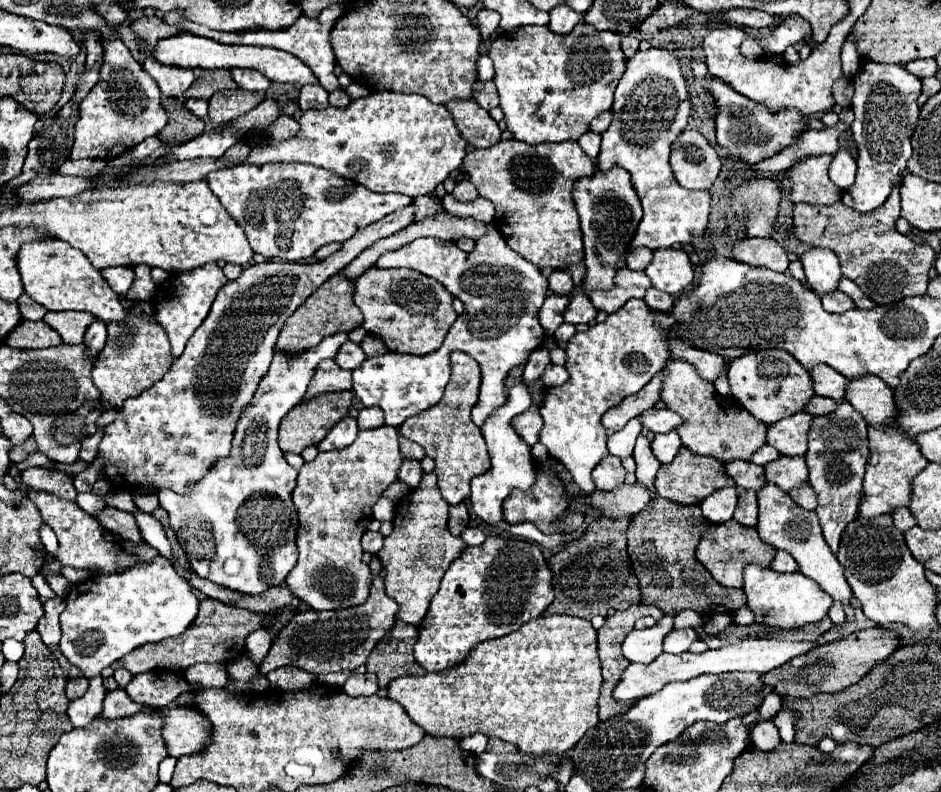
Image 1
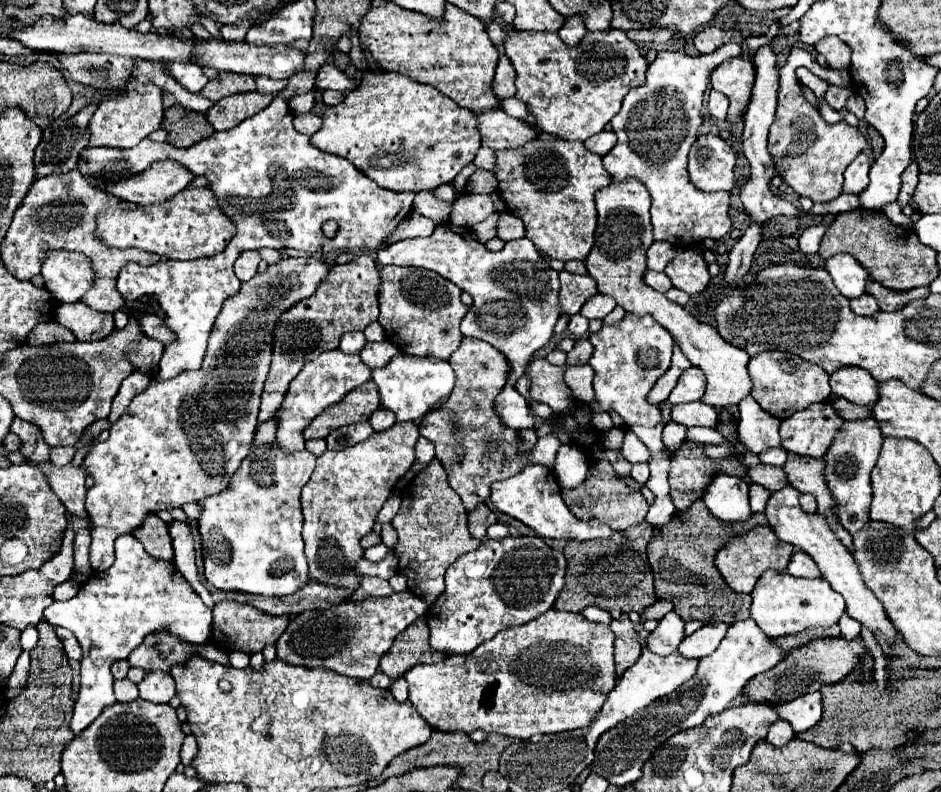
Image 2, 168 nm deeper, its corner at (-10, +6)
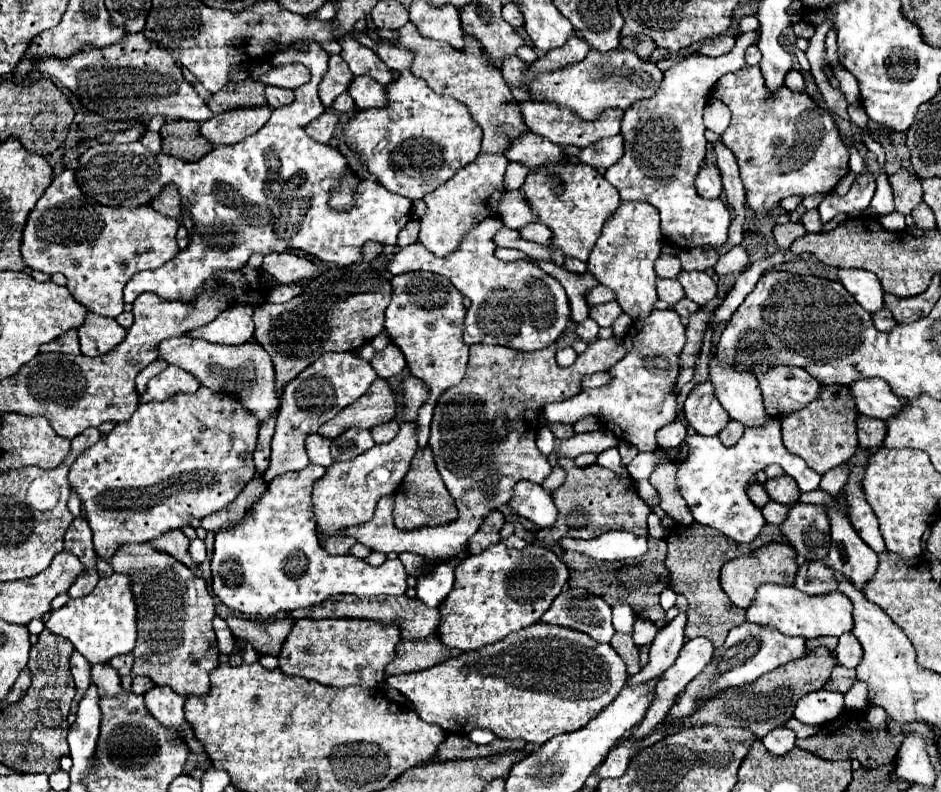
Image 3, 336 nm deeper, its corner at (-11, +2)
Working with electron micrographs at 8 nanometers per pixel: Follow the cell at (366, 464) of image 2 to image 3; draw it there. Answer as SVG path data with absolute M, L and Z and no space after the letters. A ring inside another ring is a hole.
M402 423L398 435L386 445L374 445L352 461L334 461L324 477L320 477L312 491L312 513L316 523L316 533L320 539L320 547L328 555L348 555L348 549L356 543L356 539L344 535L342 531L354 525L362 525L374 517L376 503L382 495L390 495L398 489L400 481L408 473L410 461L418 451L416 439L416 423Z

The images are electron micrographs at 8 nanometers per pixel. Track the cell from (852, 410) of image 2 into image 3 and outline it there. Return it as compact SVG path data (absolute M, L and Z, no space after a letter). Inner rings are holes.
M864 415L856 417L856 429L858 429L860 445L866 445L866 447L880 447L882 439L886 435L886 423L884 421L864 417Z

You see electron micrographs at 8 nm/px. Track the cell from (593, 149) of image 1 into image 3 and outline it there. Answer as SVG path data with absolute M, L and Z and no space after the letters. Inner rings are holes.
M614 135L584 147L580 153L580 161L604 171L610 165L614 165L622 157L622 153L624 153L624 139L620 135Z

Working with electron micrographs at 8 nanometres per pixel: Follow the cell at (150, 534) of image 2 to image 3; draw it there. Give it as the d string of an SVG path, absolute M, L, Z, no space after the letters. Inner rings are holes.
M182 531L164 533L164 537L156 537L156 541L148 541L148 543L158 551L168 553L170 557L176 557L176 561L188 565L190 569L196 567L188 555L188 537Z

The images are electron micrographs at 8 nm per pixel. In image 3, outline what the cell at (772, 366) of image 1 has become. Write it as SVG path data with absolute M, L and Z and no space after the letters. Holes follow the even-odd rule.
M778 365L778 367L770 367L766 373L756 373L756 377L760 381L760 389L762 389L762 397L764 397L764 409L774 419L784 419L792 411L806 407L808 403L812 403L818 397L820 389L822 389L822 385L800 367Z

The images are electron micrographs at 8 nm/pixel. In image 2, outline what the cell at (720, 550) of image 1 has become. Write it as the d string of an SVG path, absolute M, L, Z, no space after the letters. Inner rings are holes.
M755 527L751 533L739 535L731 541L727 541L727 545L717 553L715 563L719 573L723 575L723 579L727 581L727 585L731 589L735 589L737 593L751 593L759 575L765 573L767 569L775 569L779 573L783 573L791 561L791 555L795 553L795 547L789 543L783 543L775 537L775 533L771 531L771 527Z

